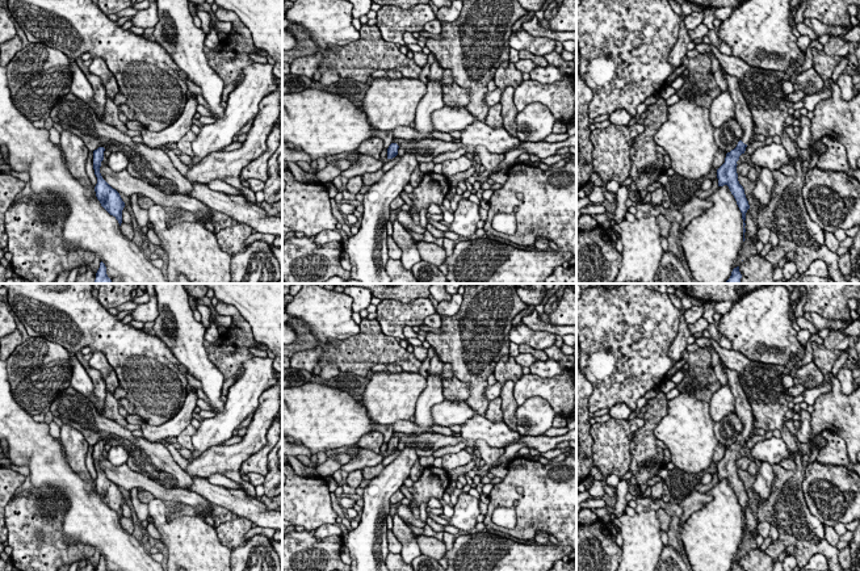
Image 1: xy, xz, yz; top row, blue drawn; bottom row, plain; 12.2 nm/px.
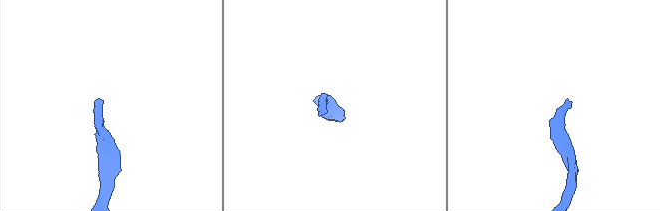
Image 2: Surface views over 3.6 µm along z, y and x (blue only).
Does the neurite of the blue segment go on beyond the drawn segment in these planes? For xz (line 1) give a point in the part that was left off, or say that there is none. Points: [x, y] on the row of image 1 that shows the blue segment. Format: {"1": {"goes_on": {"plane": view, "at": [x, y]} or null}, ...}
{"1": {"goes_on": null}}

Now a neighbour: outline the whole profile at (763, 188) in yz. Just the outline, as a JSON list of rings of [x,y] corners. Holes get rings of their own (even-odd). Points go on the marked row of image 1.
[[[760,168],[758,181],[752,190],[752,196],[760,202],[763,207],[769,205],[772,198],[772,189],[775,186],[775,177],[768,168]]]

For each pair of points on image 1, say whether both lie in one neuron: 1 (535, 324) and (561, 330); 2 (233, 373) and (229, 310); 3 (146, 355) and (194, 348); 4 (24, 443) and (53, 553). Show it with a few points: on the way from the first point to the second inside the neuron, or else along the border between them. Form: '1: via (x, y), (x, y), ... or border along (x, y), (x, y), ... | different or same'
1: via (541, 326), (554, 328) | same
2: via (233, 357), (233, 353), (243, 341), (243, 326) | same
3: border along (154, 334), (188, 372) | different
4: border along (28, 477), (37, 488), (55, 487), (64, 500) | different

